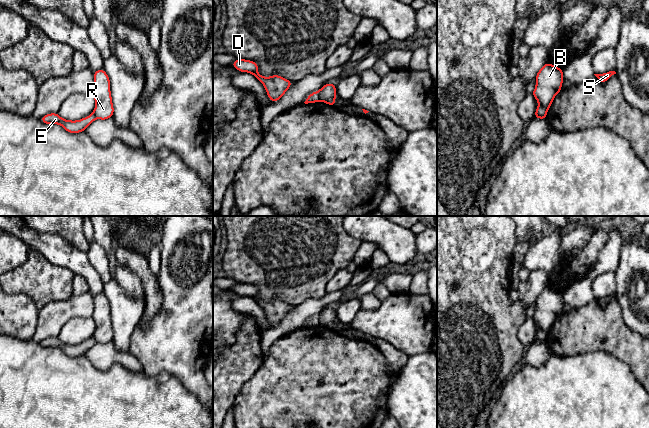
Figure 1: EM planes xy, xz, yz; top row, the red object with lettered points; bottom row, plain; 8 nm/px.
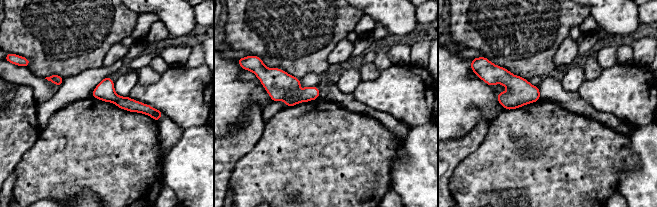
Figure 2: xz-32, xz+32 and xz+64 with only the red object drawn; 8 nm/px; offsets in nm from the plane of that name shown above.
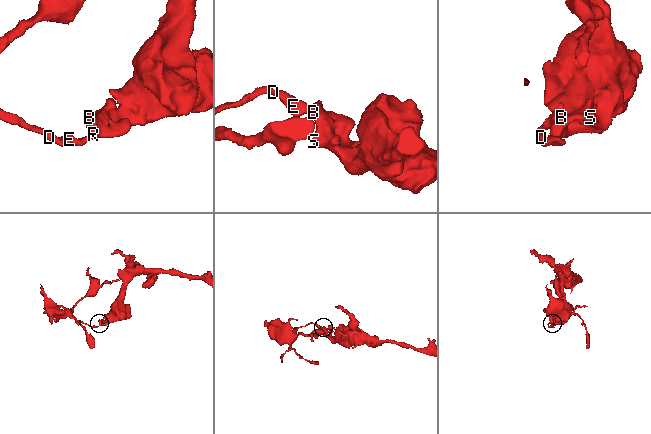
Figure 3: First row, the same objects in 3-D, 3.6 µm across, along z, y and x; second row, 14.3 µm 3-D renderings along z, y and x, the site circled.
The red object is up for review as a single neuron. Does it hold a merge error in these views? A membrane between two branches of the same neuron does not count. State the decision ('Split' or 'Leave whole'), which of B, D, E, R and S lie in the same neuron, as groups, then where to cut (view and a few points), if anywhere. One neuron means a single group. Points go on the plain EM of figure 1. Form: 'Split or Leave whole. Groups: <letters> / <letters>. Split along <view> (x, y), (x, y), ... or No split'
Split. Groups: B R S / D E. Split along xz (317, 315), (319, 324)

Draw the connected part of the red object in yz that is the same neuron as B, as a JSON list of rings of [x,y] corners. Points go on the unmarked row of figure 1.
[[[546,287],[536,299],[536,311],[532,316],[539,329],[535,335],[535,342],[546,341],[554,321],[560,317],[563,307],[562,293]]]

